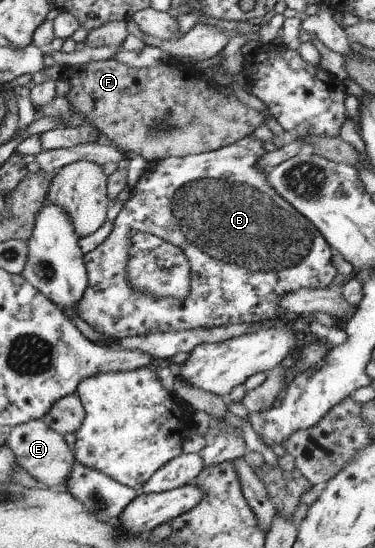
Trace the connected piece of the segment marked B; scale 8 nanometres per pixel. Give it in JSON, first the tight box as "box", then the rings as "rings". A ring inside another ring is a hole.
{"box":[76,135,335,339],"rings":[[[247,135],[240,138],[233,144],[224,146],[223,148],[199,153],[196,155],[187,155],[184,157],[167,157],[160,161],[151,162],[144,170],[136,185],[131,189],[130,197],[119,210],[116,218],[112,223],[112,228],[108,237],[93,250],[85,253],[82,256],[86,270],[86,287],[83,294],[76,304],[76,314],[85,324],[88,324],[92,329],[100,332],[105,337],[113,339],[122,339],[123,337],[132,337],[142,335],[150,331],[161,331],[164,333],[184,331],[194,328],[211,328],[224,327],[225,325],[234,324],[255,324],[261,320],[283,320],[286,315],[282,314],[280,309],[280,300],[283,295],[287,295],[291,291],[296,291],[300,288],[308,289],[327,289],[333,276],[335,276],[335,268],[331,265],[331,255],[333,250],[328,245],[328,242],[321,236],[321,233],[311,224],[300,212],[297,212],[284,198],[281,198],[268,185],[266,179],[267,170],[258,167],[258,160],[266,153],[263,149],[263,141]],[[135,233],[149,233],[161,238],[165,242],[171,243],[173,246],[180,248],[190,266],[190,279],[188,291],[185,298],[179,300],[177,297],[155,297],[151,293],[135,290],[128,283],[126,273],[126,264],[128,260],[128,249],[130,248],[130,239]]]}

